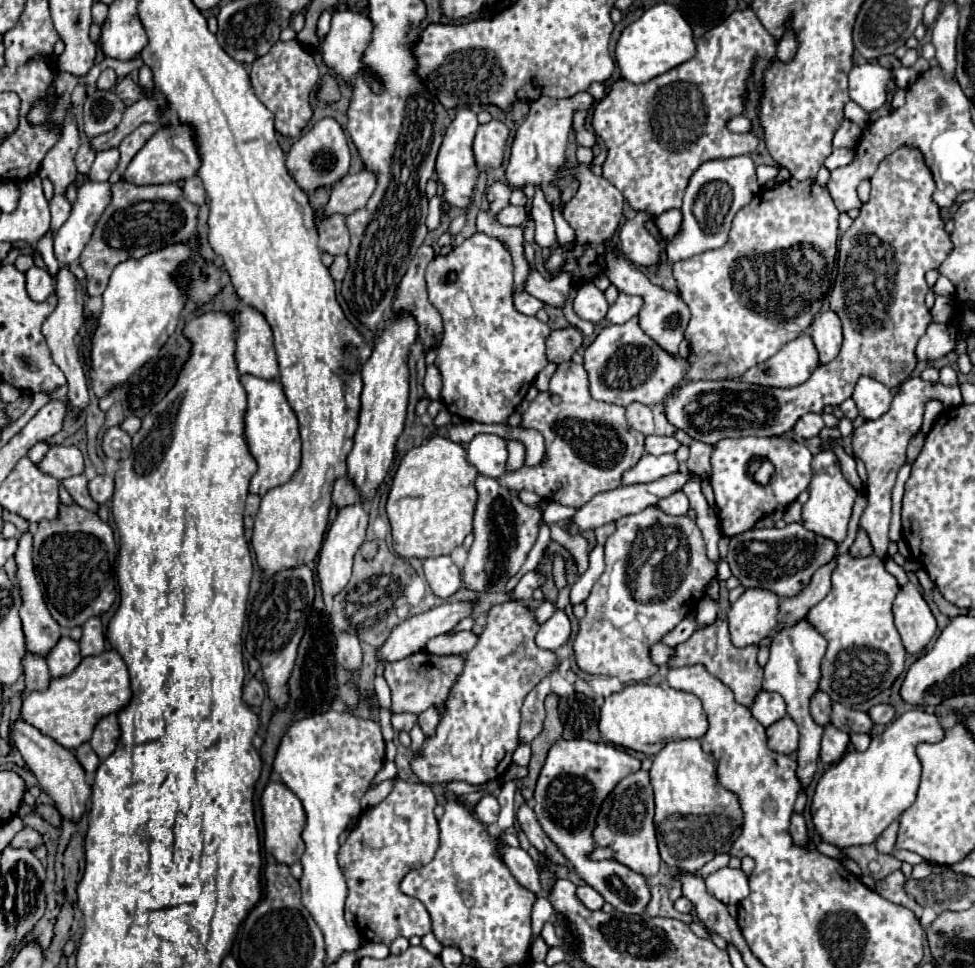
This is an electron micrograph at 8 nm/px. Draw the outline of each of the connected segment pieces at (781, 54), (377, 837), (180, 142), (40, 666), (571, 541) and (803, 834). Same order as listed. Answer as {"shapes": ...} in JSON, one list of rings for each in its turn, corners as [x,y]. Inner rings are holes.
{"shapes":[[[[789,31],[789,33],[785,33],[785,37],[781,39],[781,43],[777,47],[777,59],[789,61],[795,51],[797,51],[797,41],[795,41],[795,35]]],[[[395,775],[391,793],[379,805],[361,813],[357,827],[341,845],[337,857],[349,887],[345,911],[355,915],[357,929],[367,941],[391,945],[397,937],[423,937],[431,931],[431,917],[425,905],[419,899],[403,895],[399,883],[413,867],[429,863],[439,847],[439,825],[433,815],[435,805],[435,795],[427,785],[405,783]]],[[[173,121],[169,127],[161,127],[133,157],[133,161],[125,169],[123,181],[133,185],[159,185],[159,183],[177,183],[197,175],[201,159],[193,135],[195,135],[193,129],[179,121]]],[[[27,651],[25,657],[23,657],[23,671],[25,671],[25,685],[27,685],[25,691],[27,693],[31,693],[31,691],[43,691],[43,689],[49,687],[51,675],[49,675],[45,657]]],[[[553,523],[553,525],[551,525],[551,539],[557,541],[559,545],[563,545],[563,547],[575,557],[575,561],[577,561],[577,573],[579,573],[579,575],[585,573],[585,569],[587,569],[587,565],[589,565],[589,563],[587,563],[587,561],[589,561],[589,557],[587,557],[589,549],[587,549],[585,537],[583,537],[579,531],[569,533],[569,531],[565,531],[559,523]]],[[[797,813],[791,817],[791,837],[793,837],[795,845],[799,845],[799,847],[809,845],[809,833],[807,833],[805,819],[801,815],[797,815]]]]}

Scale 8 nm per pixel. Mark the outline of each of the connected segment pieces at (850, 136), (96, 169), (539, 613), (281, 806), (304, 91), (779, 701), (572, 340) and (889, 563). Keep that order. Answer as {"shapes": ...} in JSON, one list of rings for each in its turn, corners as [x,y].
{"shapes":[[[[845,121],[843,127],[833,137],[833,147],[851,147],[853,149],[857,145],[861,133],[863,133],[863,129],[859,125],[855,125],[853,121]]],[[[109,149],[109,151],[97,153],[95,161],[91,165],[89,179],[93,179],[93,181],[107,181],[109,175],[115,171],[117,161],[119,161],[119,151],[117,149]]],[[[545,601],[545,603],[541,603],[539,607],[537,607],[537,611],[535,611],[535,621],[541,625],[541,623],[545,623],[551,615],[553,615],[553,611],[555,611],[555,607],[549,603],[549,601]]],[[[271,781],[263,795],[261,795],[261,807],[263,807],[263,825],[265,825],[265,849],[285,865],[293,865],[301,859],[305,851],[305,843],[301,841],[301,833],[305,827],[305,809],[299,801],[299,797],[287,789],[281,781]]],[[[297,39],[277,41],[267,55],[253,61],[249,77],[257,99],[275,115],[275,131],[285,137],[299,137],[313,115],[313,109],[309,105],[309,93],[319,81],[319,69],[309,49],[303,47]]],[[[761,691],[757,695],[755,703],[751,705],[751,713],[763,727],[773,725],[787,715],[783,697],[779,693],[769,693],[769,691]]],[[[567,327],[559,331],[551,331],[547,337],[547,359],[553,363],[565,363],[571,359],[571,355],[581,347],[583,333],[577,327]]],[[[891,557],[885,559],[885,569],[887,569],[887,571],[889,571],[897,581],[899,581],[899,585],[905,585],[905,583],[909,581],[907,575],[905,575],[905,571],[903,571],[903,569],[901,569],[901,567],[891,559]]]]}

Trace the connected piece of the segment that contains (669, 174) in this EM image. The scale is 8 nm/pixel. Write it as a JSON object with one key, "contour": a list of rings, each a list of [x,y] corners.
{"contour":[[[751,9],[735,11],[721,25],[709,29],[701,39],[697,39],[697,53],[693,59],[643,85],[633,85],[619,79],[605,99],[595,105],[593,129],[609,149],[607,161],[603,163],[603,177],[623,193],[635,211],[651,211],[661,215],[669,209],[679,209],[689,177],[701,163],[709,159],[747,155],[757,147],[755,135],[731,133],[727,129],[727,121],[743,111],[741,97],[755,55],[771,59],[775,55],[775,39],[767,33]]]}

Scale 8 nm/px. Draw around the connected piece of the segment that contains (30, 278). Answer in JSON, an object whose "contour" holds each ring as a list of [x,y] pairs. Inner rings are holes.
{"contour":[[[33,265],[25,273],[25,277],[27,277],[27,291],[29,291],[29,295],[35,301],[45,301],[53,293],[53,289],[55,289],[55,283],[53,283],[51,275],[45,269],[41,269],[41,267]]]}

